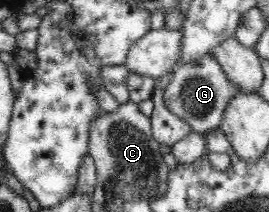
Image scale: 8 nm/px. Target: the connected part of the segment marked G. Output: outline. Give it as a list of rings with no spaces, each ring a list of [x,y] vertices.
[[[210,53],[179,65],[171,76],[171,81],[163,93],[166,108],[185,120],[193,132],[205,133],[209,129],[219,128],[228,104],[241,93],[241,88],[229,80]]]

